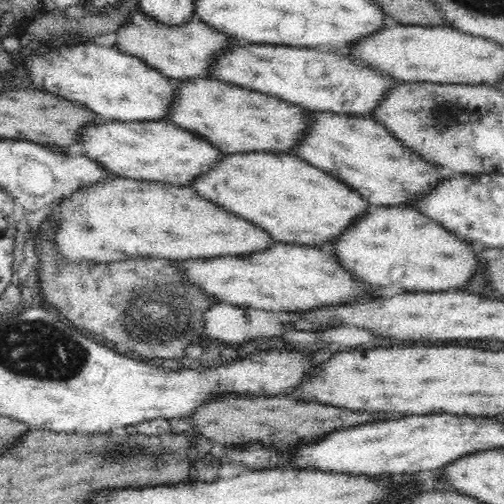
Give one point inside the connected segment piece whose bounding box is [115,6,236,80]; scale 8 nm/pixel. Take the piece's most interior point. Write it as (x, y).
(186, 51)

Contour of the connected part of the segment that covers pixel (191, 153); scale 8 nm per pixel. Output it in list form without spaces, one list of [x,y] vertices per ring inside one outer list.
[[[166,119],[124,122],[102,120],[80,130],[80,142],[86,157],[94,159],[115,175],[136,180],[188,186],[202,174],[210,172],[224,153],[208,139],[178,127]]]

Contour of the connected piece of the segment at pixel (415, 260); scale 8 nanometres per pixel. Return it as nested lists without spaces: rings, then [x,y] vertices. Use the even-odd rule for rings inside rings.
[[[370,205],[354,224],[350,224],[336,240],[329,245],[329,252],[336,255],[346,272],[363,281],[364,290],[374,292],[374,297],[392,298],[408,291],[460,291],[466,287],[478,270],[483,268],[476,255],[479,247],[448,231],[442,224],[430,219],[412,207]]]

